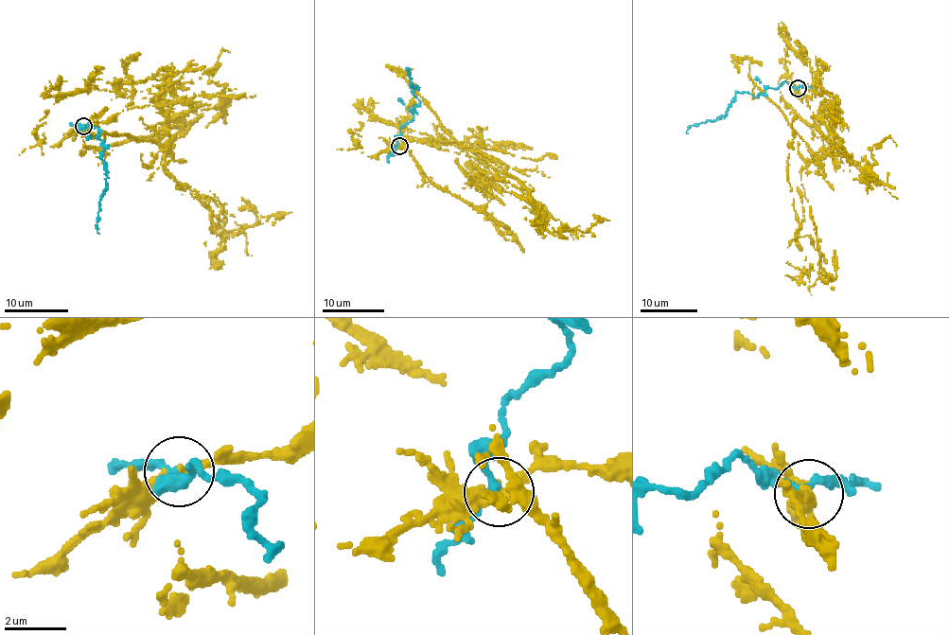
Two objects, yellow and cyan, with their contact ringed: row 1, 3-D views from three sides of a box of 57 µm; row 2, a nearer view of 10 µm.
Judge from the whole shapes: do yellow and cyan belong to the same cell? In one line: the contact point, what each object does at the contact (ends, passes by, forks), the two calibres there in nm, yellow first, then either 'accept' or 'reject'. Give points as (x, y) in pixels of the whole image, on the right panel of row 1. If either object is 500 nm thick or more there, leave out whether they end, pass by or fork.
at (798, 88); yellow passes by; cyan passes by; 320 nm thick on the yellow side, 260 nm on the other; reject

